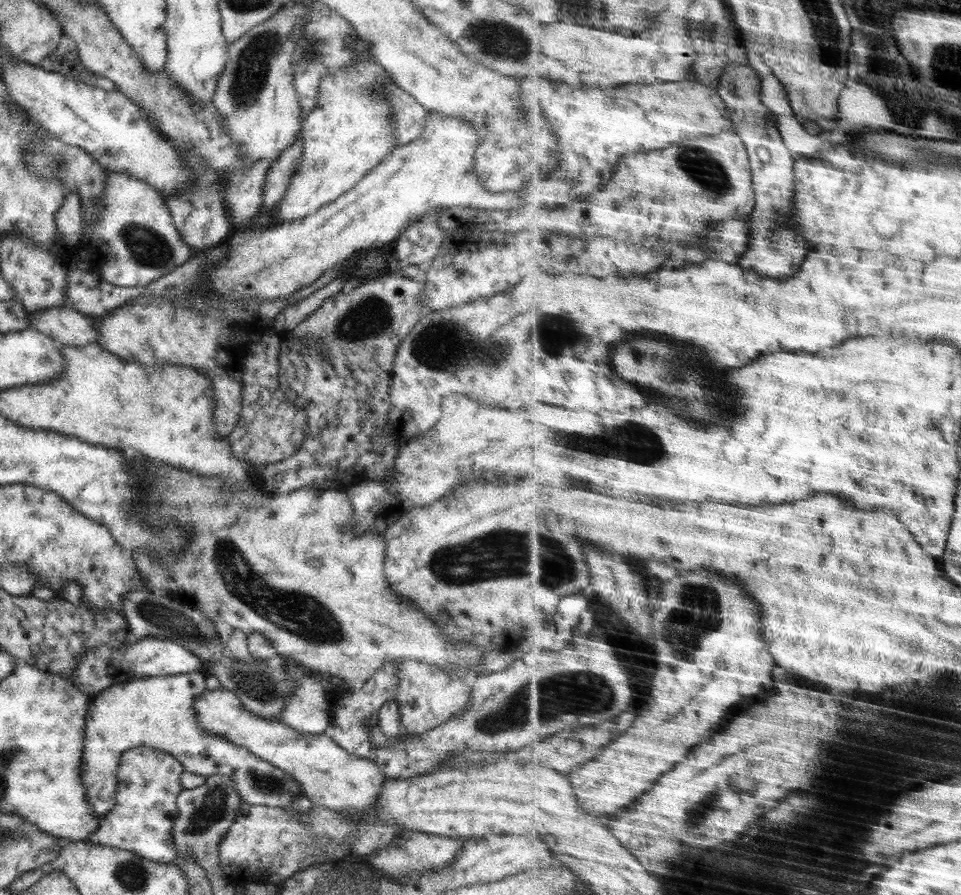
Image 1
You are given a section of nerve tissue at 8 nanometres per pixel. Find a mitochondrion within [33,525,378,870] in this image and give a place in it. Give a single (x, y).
(300, 615)

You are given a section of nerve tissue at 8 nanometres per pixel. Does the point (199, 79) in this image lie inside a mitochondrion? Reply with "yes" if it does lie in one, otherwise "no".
no

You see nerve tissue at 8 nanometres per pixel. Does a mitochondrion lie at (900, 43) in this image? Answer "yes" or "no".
no

